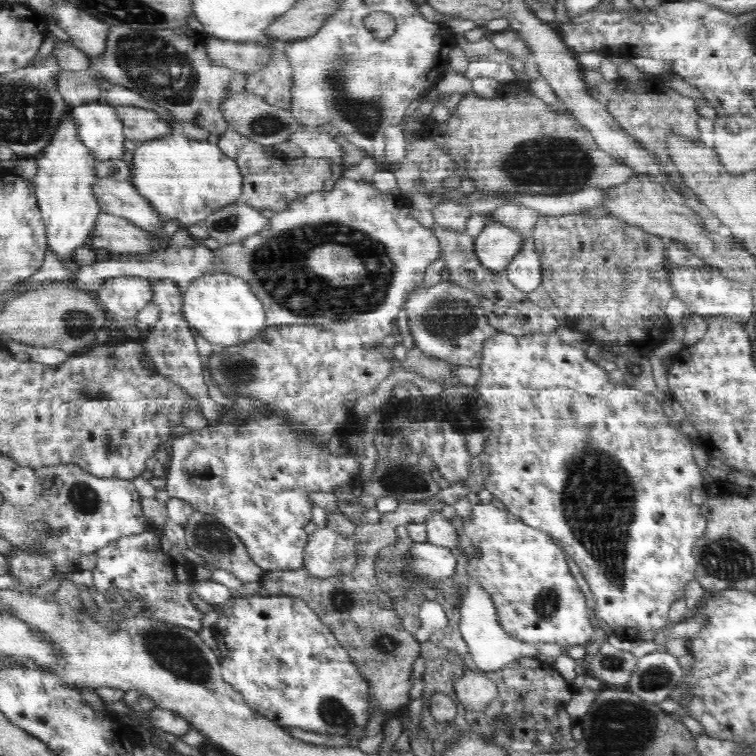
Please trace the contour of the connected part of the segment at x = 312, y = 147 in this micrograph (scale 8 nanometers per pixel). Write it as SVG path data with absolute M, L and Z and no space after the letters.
M301 129L294 132L289 140L296 143L304 151L306 157L342 163L344 153L341 146L334 141L334 135L327 130L309 131Z

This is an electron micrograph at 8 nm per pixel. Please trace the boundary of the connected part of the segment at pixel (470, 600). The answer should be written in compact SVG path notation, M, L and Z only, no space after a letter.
M470 581L467 585L467 591L461 605L459 629L462 639L468 645L472 660L476 663L477 668L484 673L502 670L508 668L508 666L512 668L523 656L535 657L541 655L541 652L539 652L541 648L512 637L502 628L490 593L482 588L482 585L478 585L476 581Z

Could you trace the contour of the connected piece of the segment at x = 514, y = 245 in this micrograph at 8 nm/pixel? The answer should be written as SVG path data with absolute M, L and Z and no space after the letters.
M489 221L474 238L474 253L488 270L505 270L512 258L522 250L526 236L500 222Z

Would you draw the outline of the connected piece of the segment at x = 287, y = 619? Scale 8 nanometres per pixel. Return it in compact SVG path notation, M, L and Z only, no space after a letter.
M238 596L221 604L222 615L212 631L220 649L223 679L258 713L282 728L314 731L324 736L345 736L358 741L370 718L370 685L342 647L301 599L292 596Z

